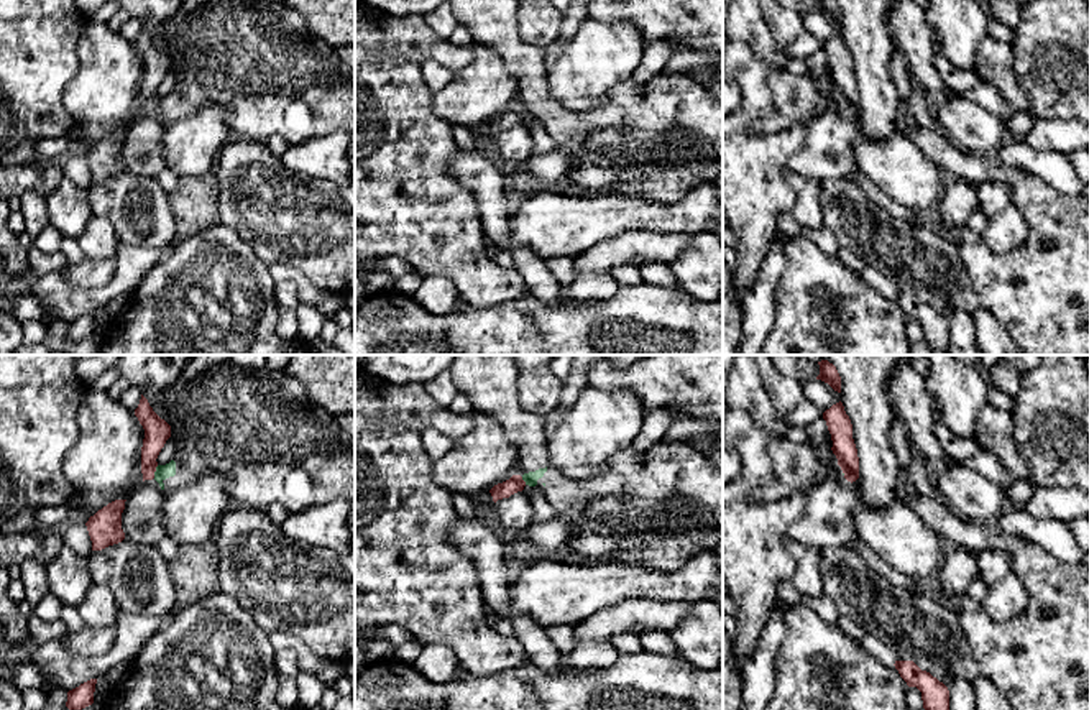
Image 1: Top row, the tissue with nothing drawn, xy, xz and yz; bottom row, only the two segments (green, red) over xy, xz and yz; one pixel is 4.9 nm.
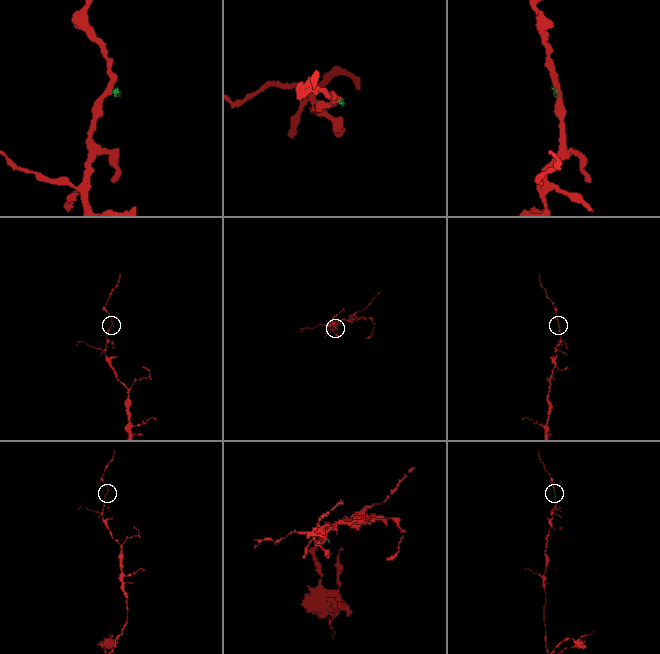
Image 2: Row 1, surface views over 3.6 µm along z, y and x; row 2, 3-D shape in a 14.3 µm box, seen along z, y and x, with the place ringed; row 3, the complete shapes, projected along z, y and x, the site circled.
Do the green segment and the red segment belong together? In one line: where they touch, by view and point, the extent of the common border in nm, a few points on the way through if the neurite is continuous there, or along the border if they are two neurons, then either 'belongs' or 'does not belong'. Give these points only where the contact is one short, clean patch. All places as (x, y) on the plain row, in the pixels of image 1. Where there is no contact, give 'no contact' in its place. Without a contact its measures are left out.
meets green in xy at (155, 104); contact 70 nm long; border along xy (158, 97), (153, 109); does not belong

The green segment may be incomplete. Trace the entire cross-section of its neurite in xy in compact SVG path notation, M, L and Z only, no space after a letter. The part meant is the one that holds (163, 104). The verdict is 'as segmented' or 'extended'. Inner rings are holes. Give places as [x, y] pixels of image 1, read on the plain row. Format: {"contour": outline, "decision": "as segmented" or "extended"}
{"contour": "M209 0L182 18L168 49L176 87L154 104L164 123L214 104L230 112L230 128L240 140L266 143L281 135L292 145L355 130L355 82L337 48L315 38L306 20L281 2Z", "decision": "extended"}

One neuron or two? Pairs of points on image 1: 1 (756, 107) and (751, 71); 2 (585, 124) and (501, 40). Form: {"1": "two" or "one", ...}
{"1": "one", "2": "one"}

